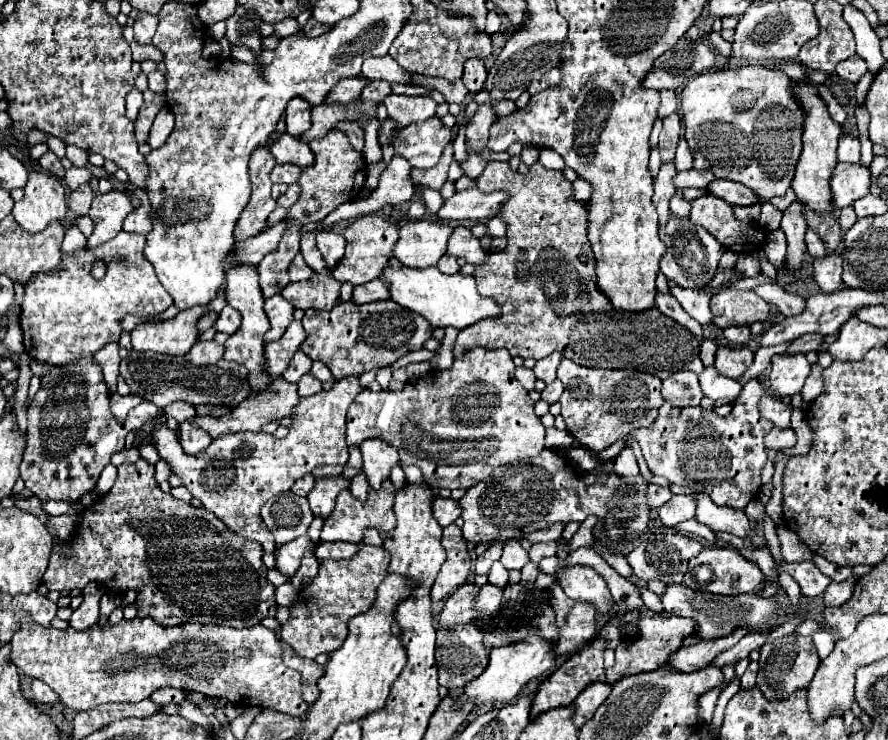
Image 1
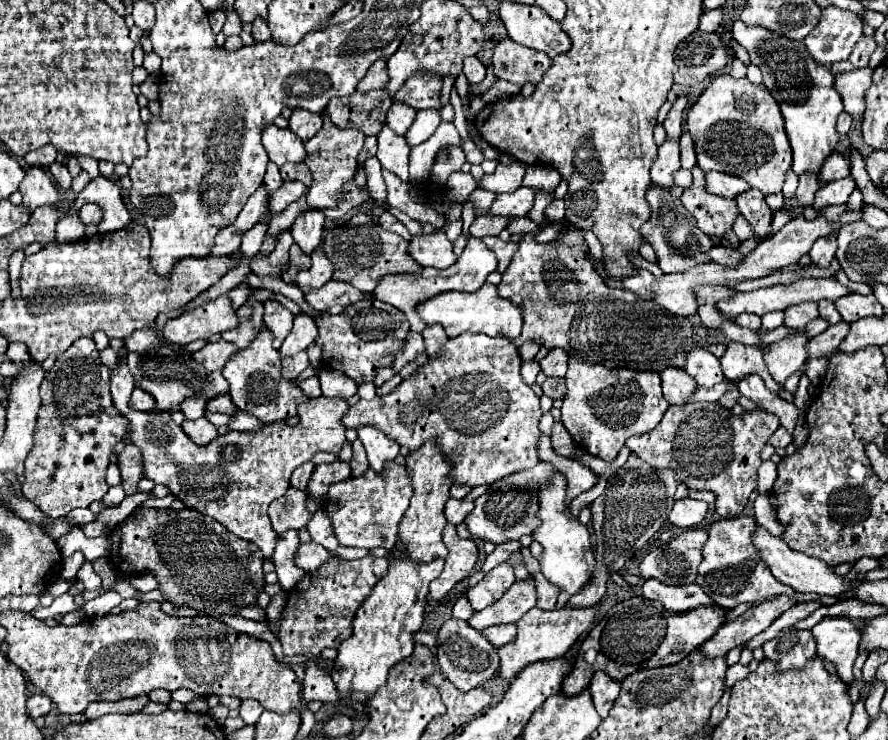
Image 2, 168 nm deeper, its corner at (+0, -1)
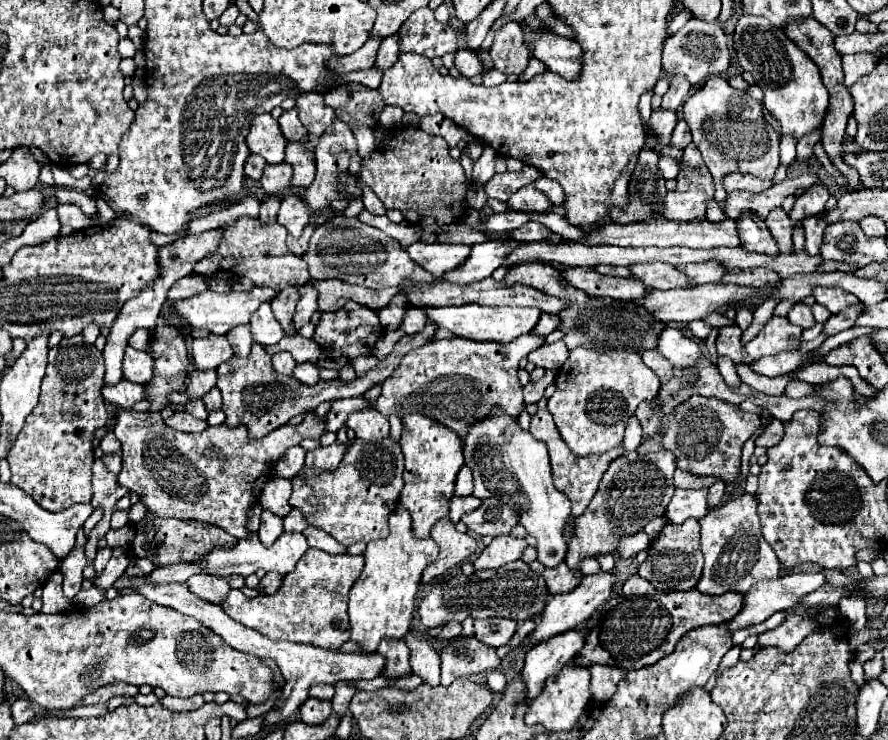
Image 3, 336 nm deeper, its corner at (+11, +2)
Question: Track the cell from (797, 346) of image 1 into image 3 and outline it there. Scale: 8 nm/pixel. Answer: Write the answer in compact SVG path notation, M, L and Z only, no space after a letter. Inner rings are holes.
M861 306L861 308L847 308L845 312L839 312L839 314L831 316L831 318L825 322L825 326L823 326L823 330L821 330L821 336L829 338L829 336L833 336L833 334L837 334L837 332L841 332L841 330L851 328L853 322L855 322L855 318L861 314L861 310L863 310L863 306Z

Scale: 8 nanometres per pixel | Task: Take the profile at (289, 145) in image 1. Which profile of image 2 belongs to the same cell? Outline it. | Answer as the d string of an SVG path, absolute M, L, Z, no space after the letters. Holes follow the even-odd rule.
M268 123L268 127L264 127L262 145L264 145L270 161L276 163L278 167L282 167L288 161L300 163L306 157L304 143L296 135L292 135L290 129L280 129L274 123Z

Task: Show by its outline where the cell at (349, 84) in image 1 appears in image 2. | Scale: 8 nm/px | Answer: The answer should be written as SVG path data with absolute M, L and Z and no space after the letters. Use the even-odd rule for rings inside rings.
M378 59L366 73L366 77L360 81L358 91L368 91L368 89L384 89L388 83L388 67L386 67L388 59Z

